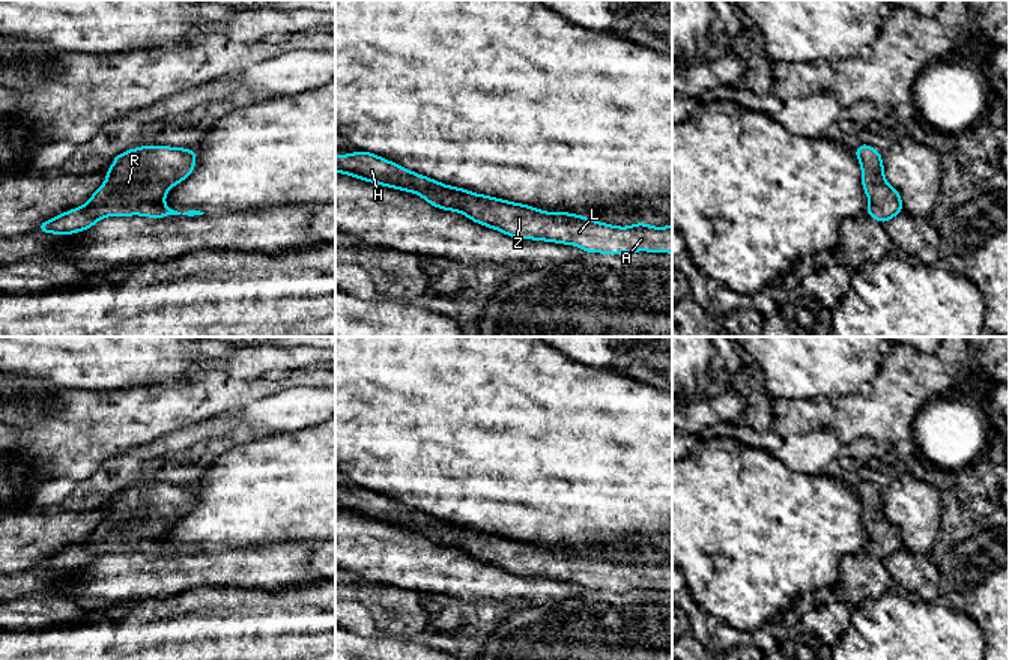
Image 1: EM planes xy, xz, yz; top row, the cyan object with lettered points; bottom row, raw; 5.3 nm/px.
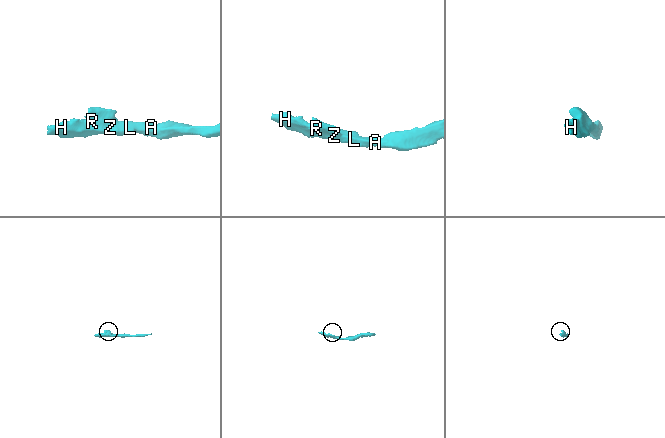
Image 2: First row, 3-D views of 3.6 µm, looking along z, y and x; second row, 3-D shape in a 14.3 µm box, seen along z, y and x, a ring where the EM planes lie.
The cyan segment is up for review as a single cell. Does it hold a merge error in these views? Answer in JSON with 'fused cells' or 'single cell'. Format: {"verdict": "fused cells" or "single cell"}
{"verdict": "single cell"}

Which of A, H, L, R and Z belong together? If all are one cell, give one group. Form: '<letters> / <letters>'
A H L R Z

